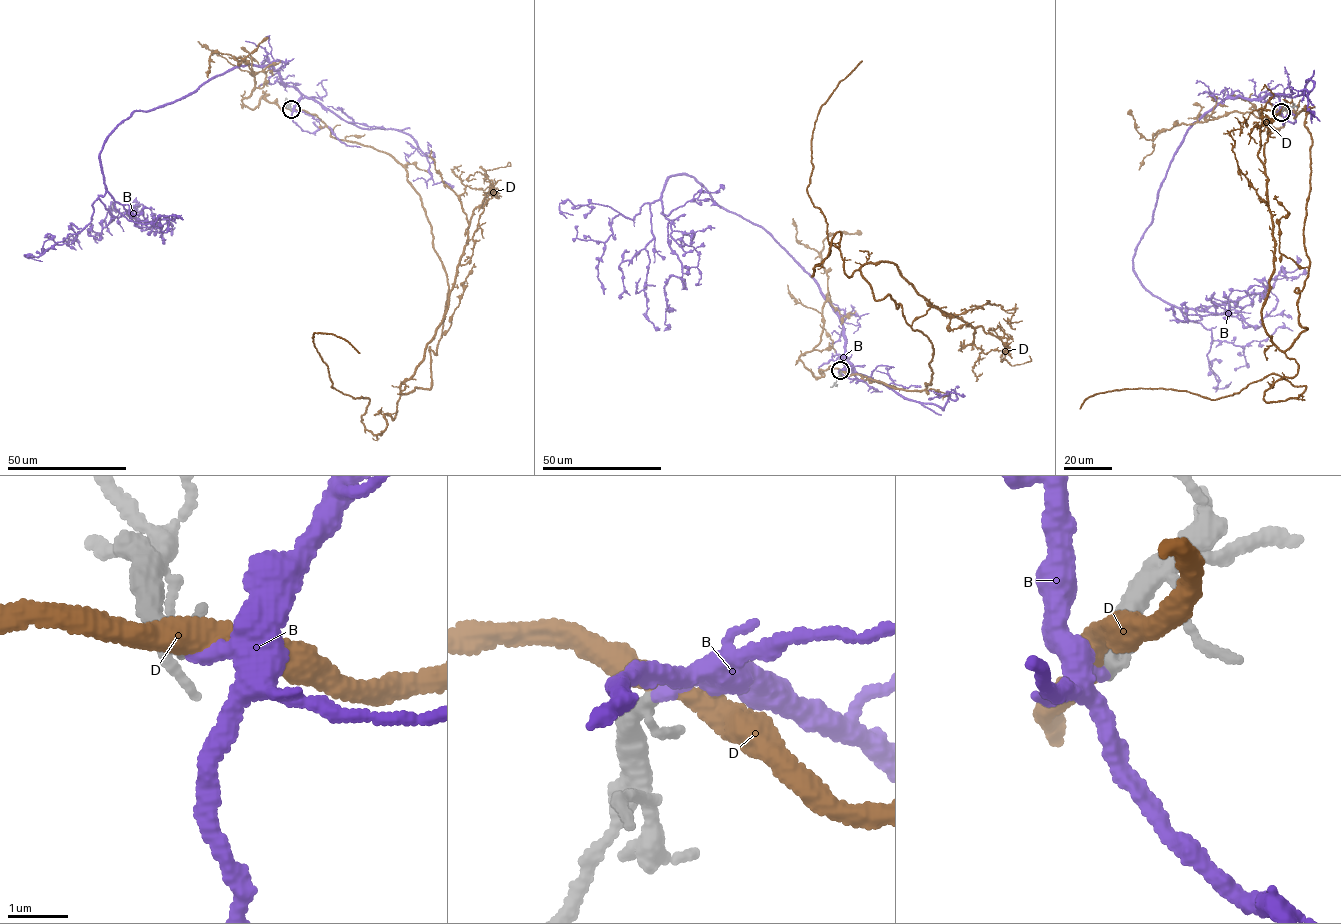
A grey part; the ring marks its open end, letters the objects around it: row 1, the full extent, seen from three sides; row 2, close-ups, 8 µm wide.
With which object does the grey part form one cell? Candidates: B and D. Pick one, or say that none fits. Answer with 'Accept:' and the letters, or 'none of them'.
Accept: B

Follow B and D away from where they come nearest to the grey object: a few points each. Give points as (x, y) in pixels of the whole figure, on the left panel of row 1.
B: (290, 109), (300, 93), (250, 63), (137, 110), (99, 154), (115, 202), (153, 226), (137, 226), (132, 202)
D: (290, 109), (404, 168), (446, 274), (431, 388), (400, 395), (381, 435), (313, 333), (359, 353)

